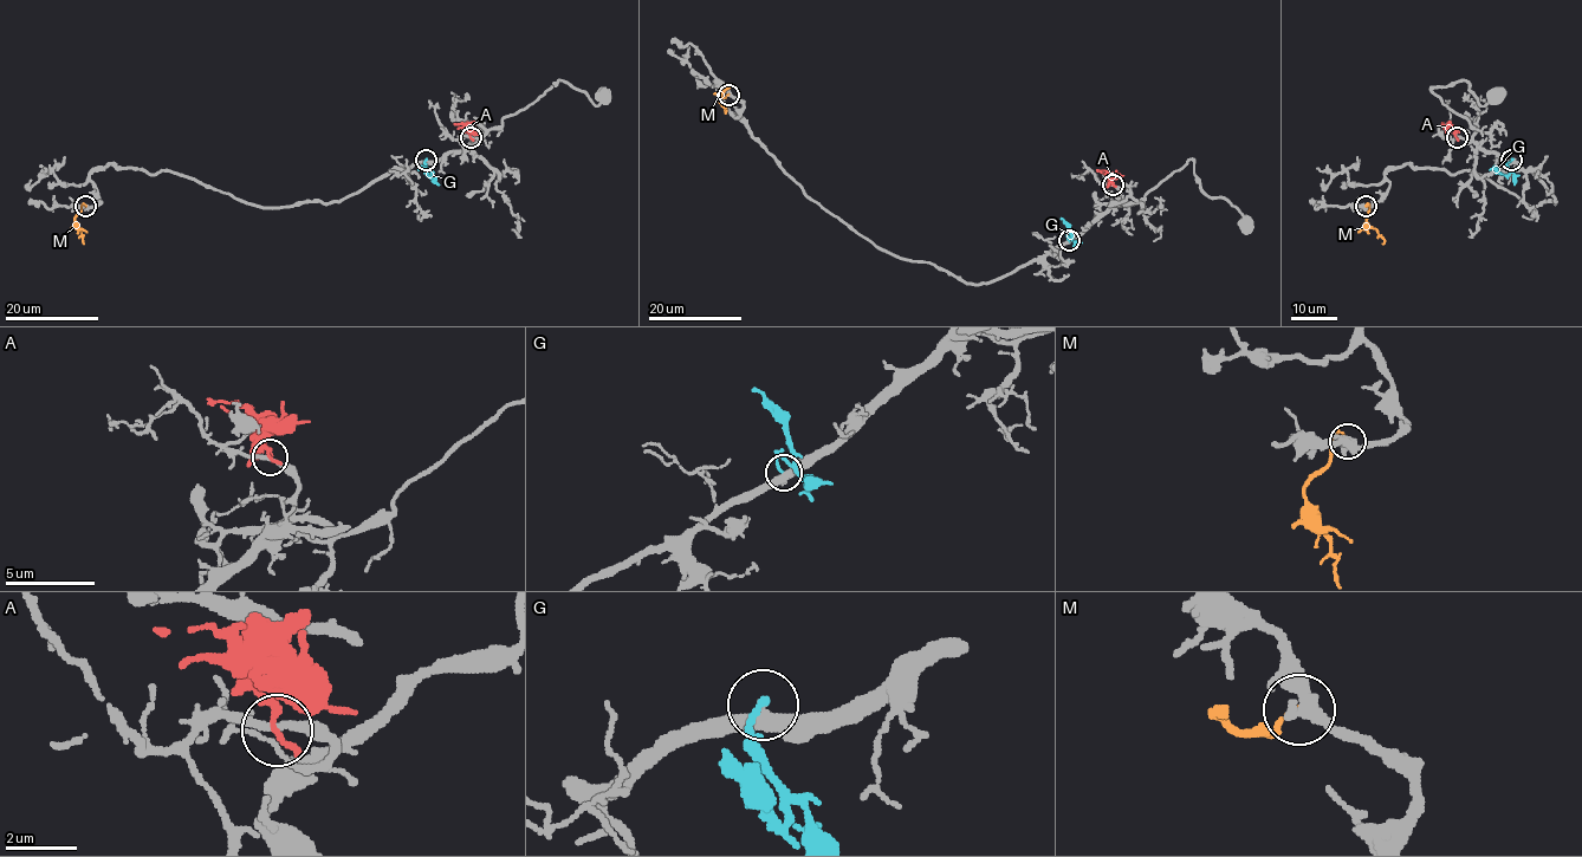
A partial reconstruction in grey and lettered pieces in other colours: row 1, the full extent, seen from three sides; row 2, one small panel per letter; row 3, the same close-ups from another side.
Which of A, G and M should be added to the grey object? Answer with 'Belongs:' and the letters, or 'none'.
Belongs: none

